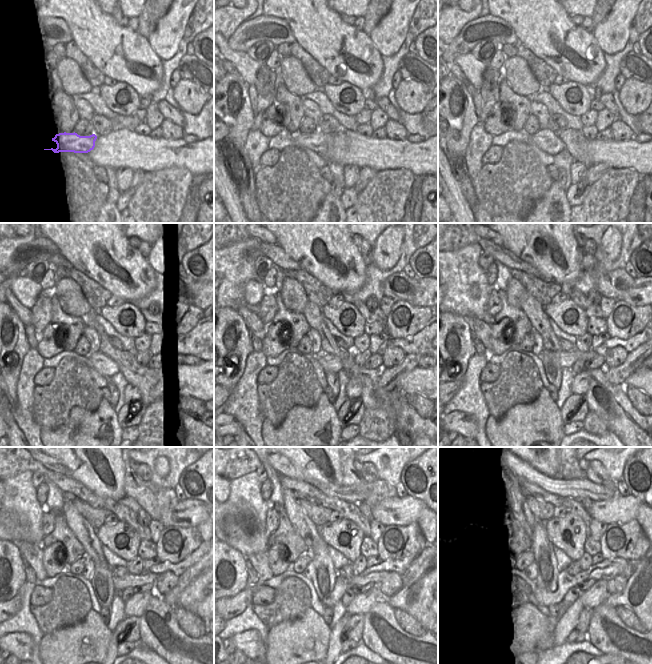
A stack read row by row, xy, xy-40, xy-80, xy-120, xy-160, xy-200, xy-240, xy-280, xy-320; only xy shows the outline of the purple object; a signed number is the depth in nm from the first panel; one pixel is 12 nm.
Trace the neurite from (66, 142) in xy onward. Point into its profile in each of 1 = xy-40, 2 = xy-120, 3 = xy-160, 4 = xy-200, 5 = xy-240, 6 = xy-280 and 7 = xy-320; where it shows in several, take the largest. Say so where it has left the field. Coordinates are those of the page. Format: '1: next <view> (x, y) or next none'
1: next xy-40 (319, 142)
2: next xy-120 (104, 365)
3: next xy-160 (329, 363)
4: next xy-200 (566, 359)
5: next xy-240 (129, 580)
6: next xy-280 (376, 577)
7: next xy-320 (625, 569)

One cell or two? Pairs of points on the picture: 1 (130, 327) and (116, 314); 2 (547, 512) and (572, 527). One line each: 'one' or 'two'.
1: one
2: two

